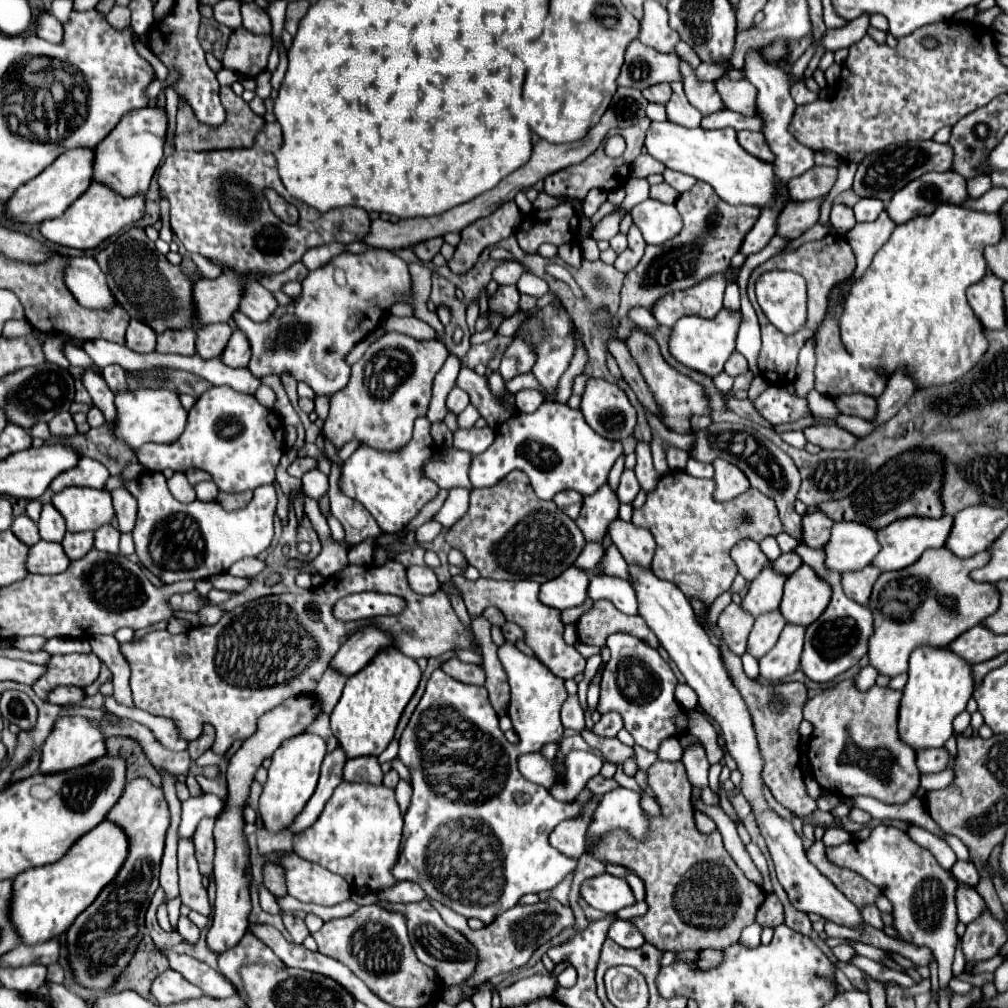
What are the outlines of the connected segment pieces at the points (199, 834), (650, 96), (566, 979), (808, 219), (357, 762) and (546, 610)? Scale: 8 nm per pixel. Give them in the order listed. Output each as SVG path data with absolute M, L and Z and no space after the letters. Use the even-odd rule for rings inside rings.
M204 818L196 831L194 831L194 845L196 845L196 859L198 859L198 865L200 865L200 873L202 875L210 875L210 871L213 871L213 859L214 859L214 837L213 829L215 825L215 819Z
M660 83L660 85L652 85L650 89L646 89L646 91L642 91L642 93L644 93L644 97L646 97L650 103L660 103L660 105L664 105L666 101L670 101L672 89L670 89L668 83Z
M566 967L562 973L558 973L558 983L560 987L572 987L576 983L576 969Z
M822 199L784 205L786 209L780 211L778 221L776 221L776 235L782 239L800 237L804 231L808 231L818 221L820 203L822 203Z
M364 755L356 759L346 761L344 769L344 781L368 781L368 783L380 783L382 781L382 769L374 755Z
M456 575L452 577L452 581L456 583L456 589L460 591L472 619L480 617L486 607L494 605L506 615L508 621L522 627L524 642L554 675L562 679L574 679L576 675L584 673L586 659L572 645L564 641L562 637L564 623L560 617L560 609L550 609L548 605L542 605L542 601L538 599L538 589L540 589L538 583L534 581L496 581L496 579L482 579L482 577L476 581L470 581L464 575Z

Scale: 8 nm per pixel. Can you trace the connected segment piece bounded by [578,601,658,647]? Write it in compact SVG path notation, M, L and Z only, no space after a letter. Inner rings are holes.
M596 601L594 607L578 621L578 639L588 645L602 647L606 643L606 637L616 631L632 633L646 641L650 647L658 647L654 631L646 625L642 617L620 613L610 601Z

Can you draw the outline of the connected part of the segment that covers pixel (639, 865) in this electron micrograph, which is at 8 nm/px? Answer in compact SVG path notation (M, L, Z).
M656 759L648 769L648 783L656 793L656 801L662 809L662 817L650 819L650 837L646 841L634 841L628 833L610 833L606 835L598 849L596 857L606 863L618 863L642 877L646 885L646 903L648 913L632 919L632 923L644 933L646 941L662 951L702 951L702 949L726 949L738 943L744 927L756 921L756 911L764 903L766 893L760 885L752 883L736 861L728 855L722 843L722 835L716 829L710 835L702 835L694 827L694 809L691 805L691 784L688 781L682 761L670 762Z

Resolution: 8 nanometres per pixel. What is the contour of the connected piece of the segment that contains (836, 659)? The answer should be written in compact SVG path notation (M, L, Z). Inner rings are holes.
M798 545L794 549L802 557L806 565L810 565L820 579L824 579L832 587L832 599L826 607L826 611L806 627L806 643L802 651L800 667L804 675L816 683L826 683L838 677L840 673L848 671L852 665L856 665L868 651L868 637L872 635L872 613L868 607L854 603L848 599L840 585L840 573L832 573L824 567L824 551L822 549L810 549L806 545Z

